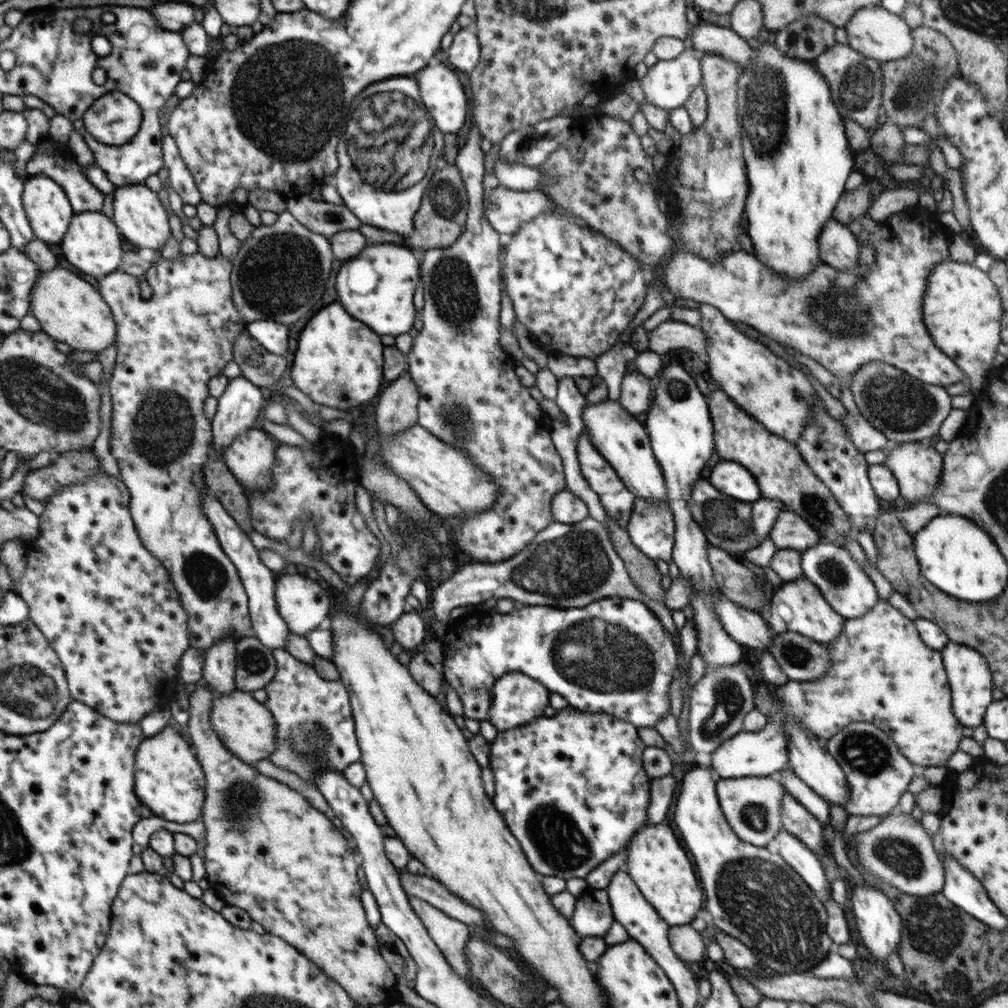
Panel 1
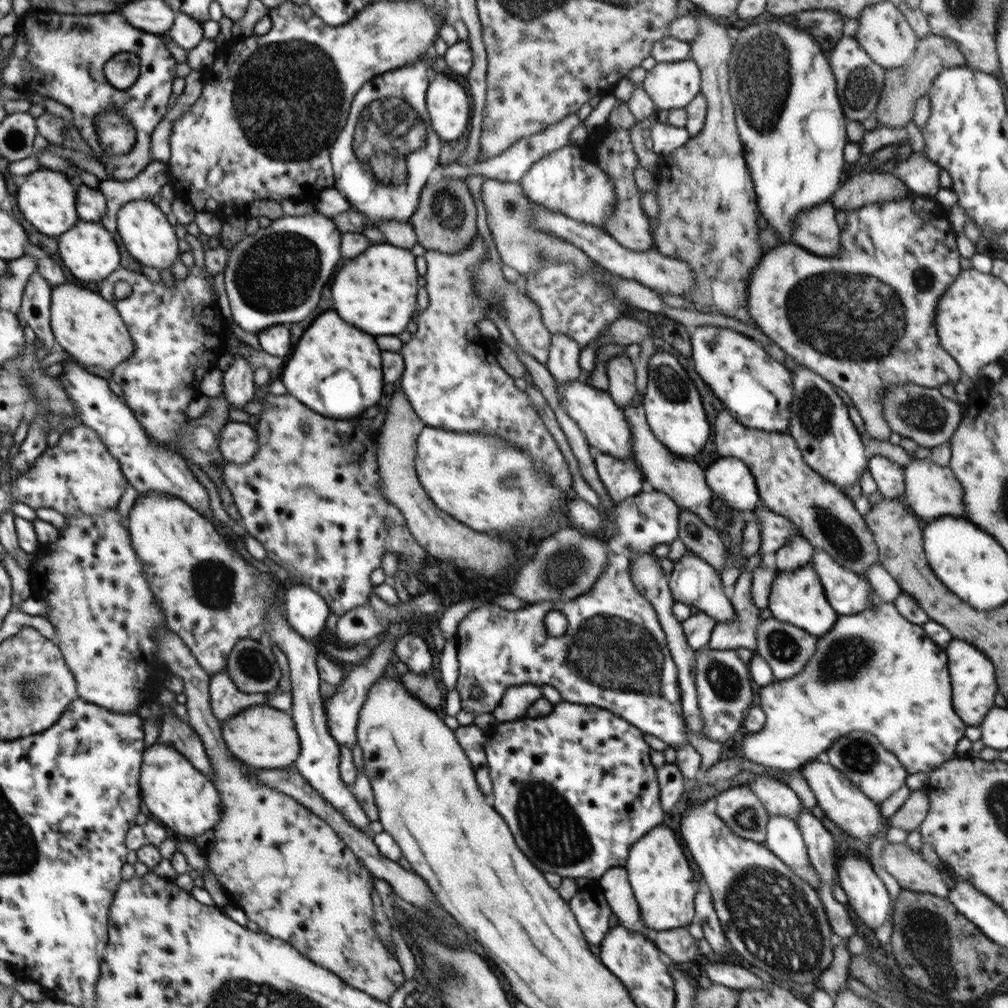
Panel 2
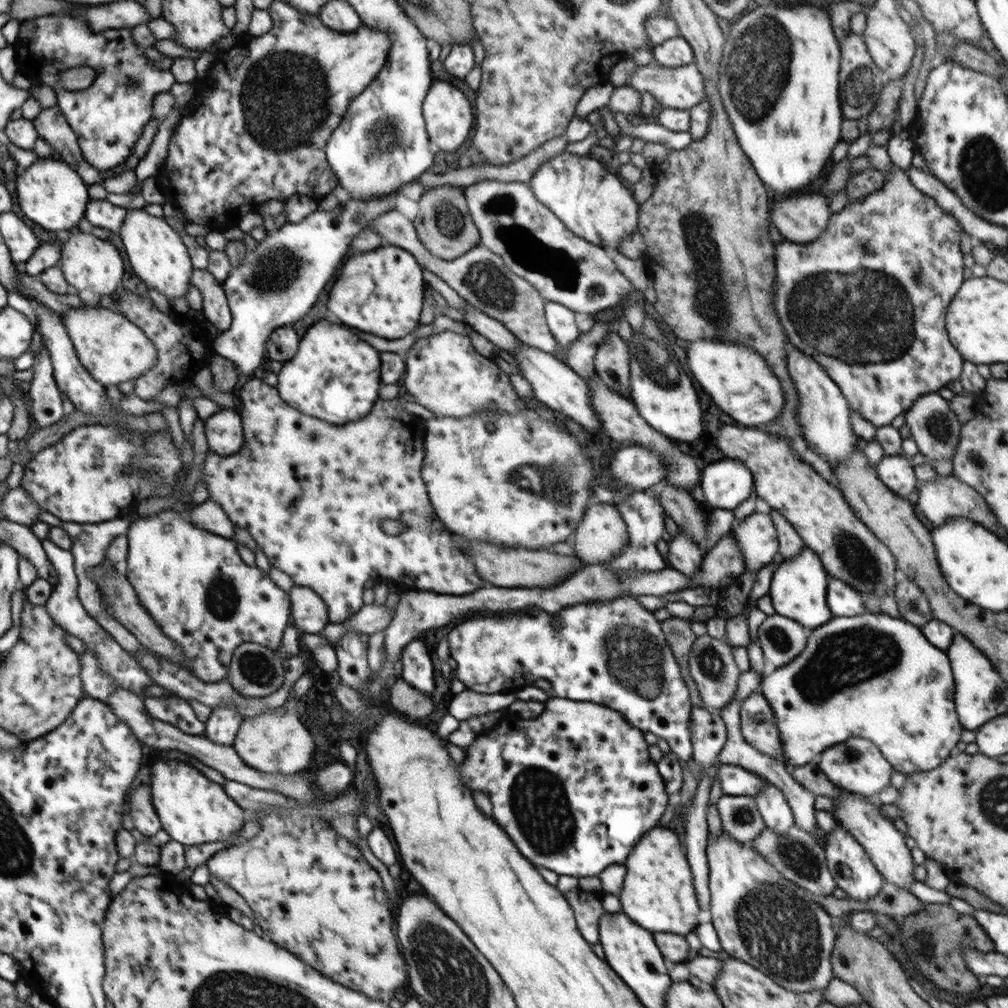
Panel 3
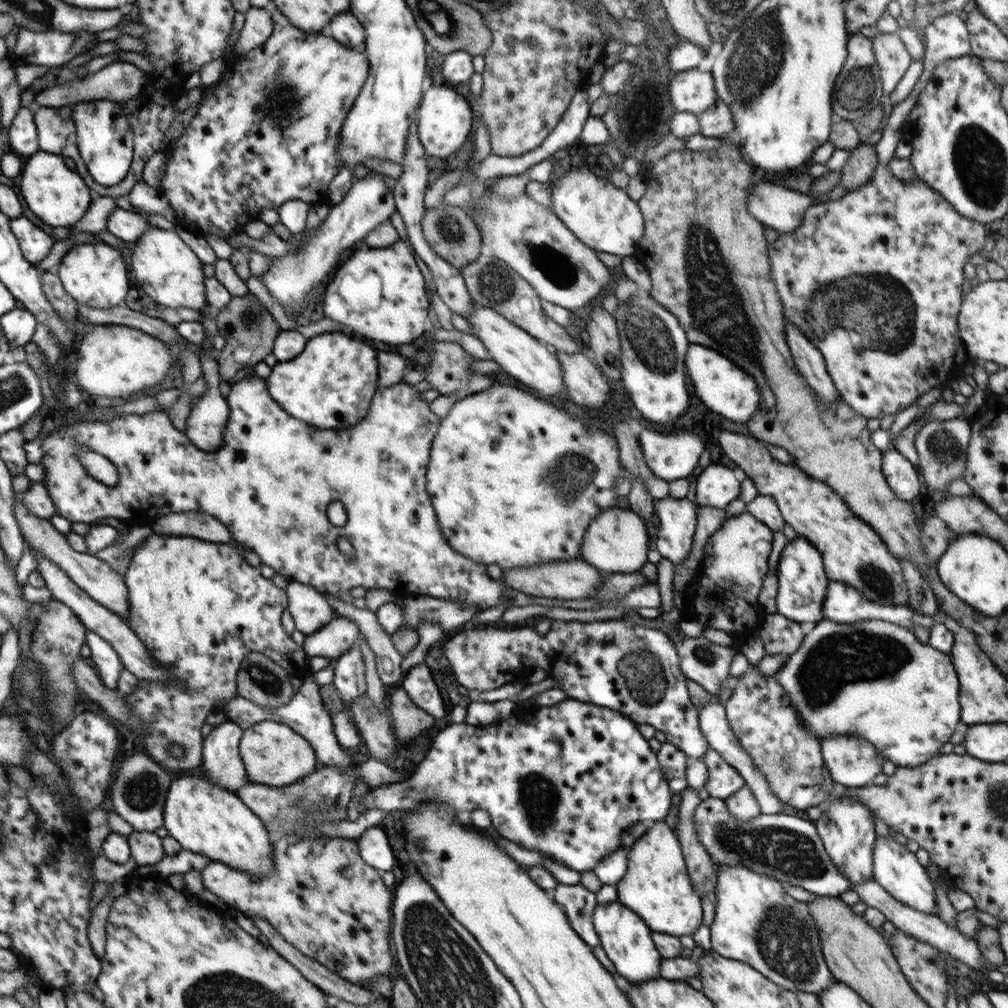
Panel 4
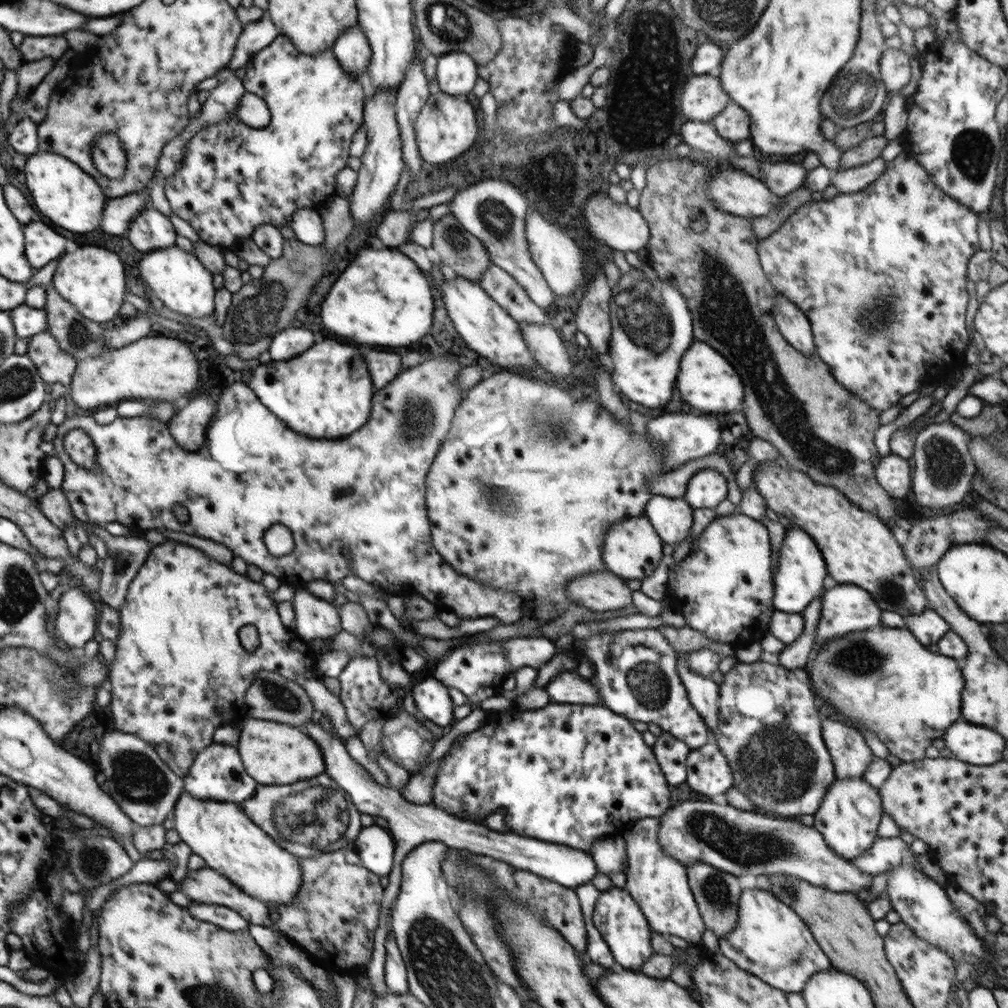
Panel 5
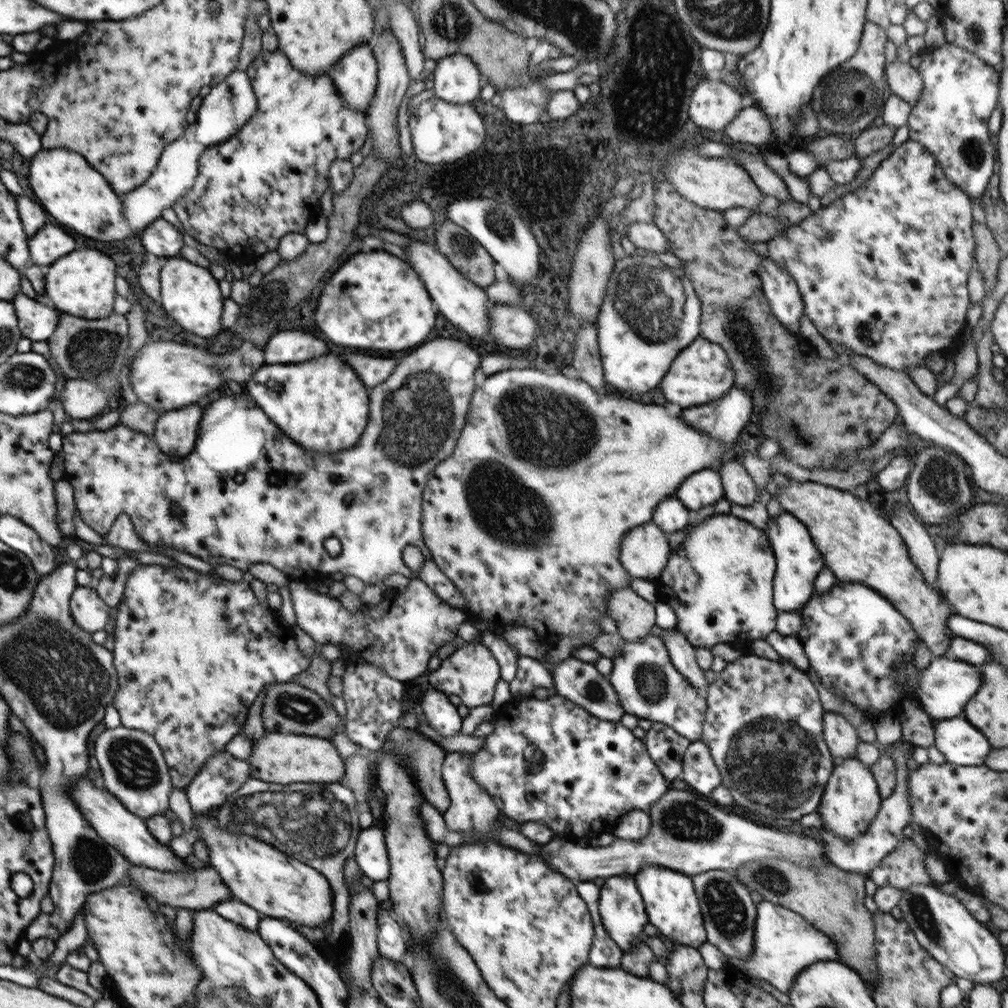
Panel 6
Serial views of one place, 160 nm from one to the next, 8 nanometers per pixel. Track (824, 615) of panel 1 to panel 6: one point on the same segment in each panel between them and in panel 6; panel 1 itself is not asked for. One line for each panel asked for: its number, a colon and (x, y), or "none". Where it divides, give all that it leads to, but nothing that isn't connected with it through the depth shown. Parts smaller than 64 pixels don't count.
2: (797, 597)
3: (798, 591)
4: (802, 580)
5: (799, 578)
6: (798, 561)

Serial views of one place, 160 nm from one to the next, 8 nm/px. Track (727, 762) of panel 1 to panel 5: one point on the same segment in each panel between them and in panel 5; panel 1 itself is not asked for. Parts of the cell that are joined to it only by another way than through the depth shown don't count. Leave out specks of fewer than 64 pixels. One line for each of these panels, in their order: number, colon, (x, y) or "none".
2: (875, 672)
3: (873, 676)
4: (874, 680)
5: (884, 678)

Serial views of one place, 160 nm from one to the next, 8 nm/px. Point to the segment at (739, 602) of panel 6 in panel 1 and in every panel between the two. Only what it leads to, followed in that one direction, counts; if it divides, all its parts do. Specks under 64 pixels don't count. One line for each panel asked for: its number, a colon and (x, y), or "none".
1: (789, 531)
2: (776, 530)
3: (756, 536)
4: (735, 559)
5: (724, 588)

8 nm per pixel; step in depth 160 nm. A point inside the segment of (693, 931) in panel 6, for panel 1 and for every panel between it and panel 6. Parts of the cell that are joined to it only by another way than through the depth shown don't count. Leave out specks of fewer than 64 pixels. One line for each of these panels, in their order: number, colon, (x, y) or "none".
1: (657, 863)
2: (661, 878)
3: (658, 893)
4: (657, 887)
5: (659, 884)

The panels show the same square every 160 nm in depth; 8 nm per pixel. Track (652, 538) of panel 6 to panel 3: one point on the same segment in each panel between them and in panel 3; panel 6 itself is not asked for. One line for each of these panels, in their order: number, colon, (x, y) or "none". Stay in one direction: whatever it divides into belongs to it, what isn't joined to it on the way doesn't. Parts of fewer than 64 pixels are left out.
3: (602, 535)
4: (617, 540)
5: (632, 549)

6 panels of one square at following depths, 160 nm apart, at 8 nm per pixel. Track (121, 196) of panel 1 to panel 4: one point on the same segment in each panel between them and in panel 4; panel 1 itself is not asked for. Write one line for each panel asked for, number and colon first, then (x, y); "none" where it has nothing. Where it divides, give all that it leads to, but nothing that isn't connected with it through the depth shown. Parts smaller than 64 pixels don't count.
2: (149, 237)
3: (160, 259)
4: (165, 268)

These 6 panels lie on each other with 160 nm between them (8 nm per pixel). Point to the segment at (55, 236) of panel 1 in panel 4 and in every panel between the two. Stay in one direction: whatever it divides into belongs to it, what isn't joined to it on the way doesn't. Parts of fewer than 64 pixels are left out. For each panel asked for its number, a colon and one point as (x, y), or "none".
2: (48, 199)
3: (50, 192)
4: (58, 195)

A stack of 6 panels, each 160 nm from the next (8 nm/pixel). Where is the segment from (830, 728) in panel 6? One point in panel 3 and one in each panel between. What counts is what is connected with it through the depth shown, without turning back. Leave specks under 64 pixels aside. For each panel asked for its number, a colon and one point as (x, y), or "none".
3: (856, 765)
4: (852, 762)
5: (850, 754)

